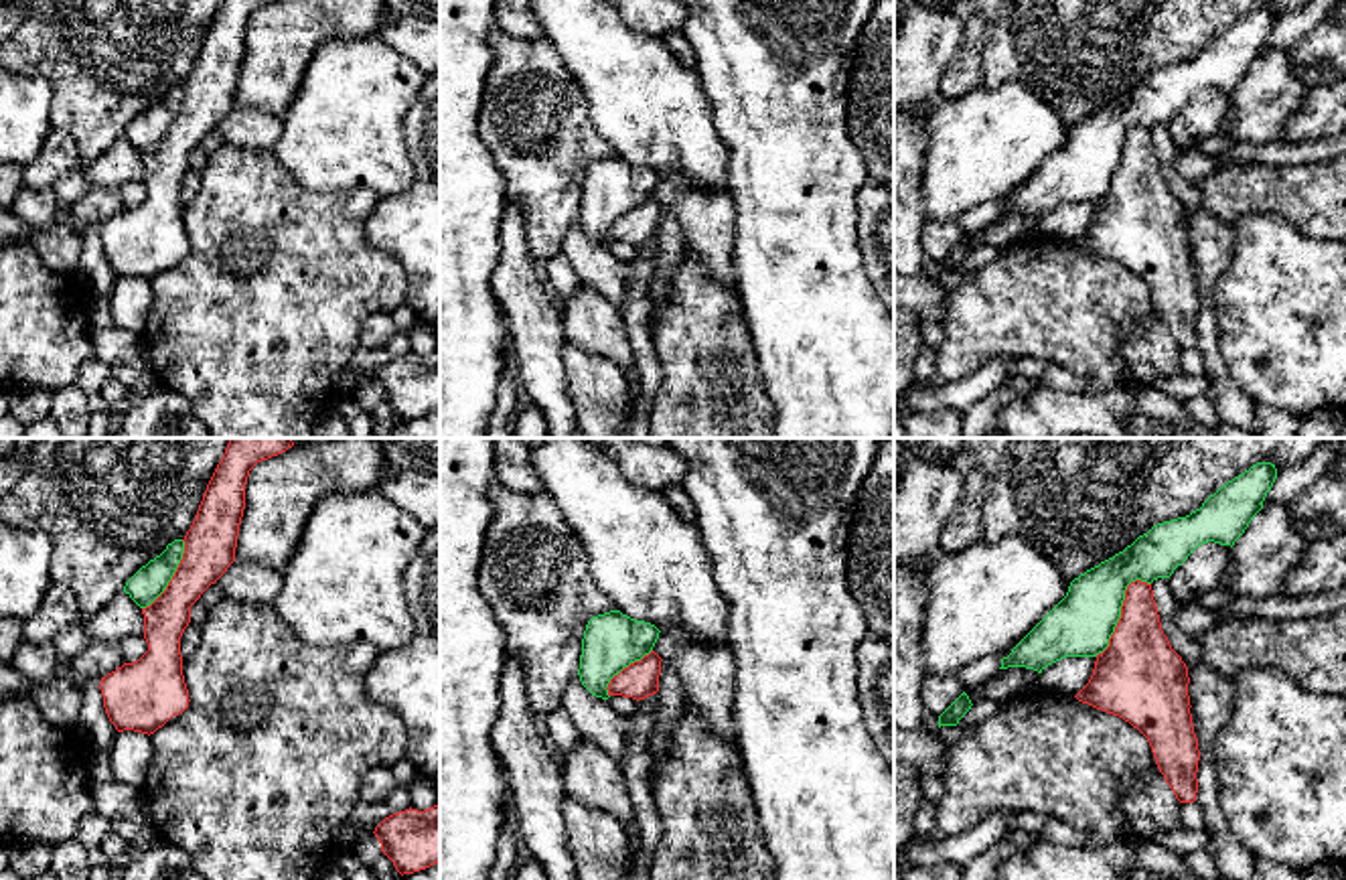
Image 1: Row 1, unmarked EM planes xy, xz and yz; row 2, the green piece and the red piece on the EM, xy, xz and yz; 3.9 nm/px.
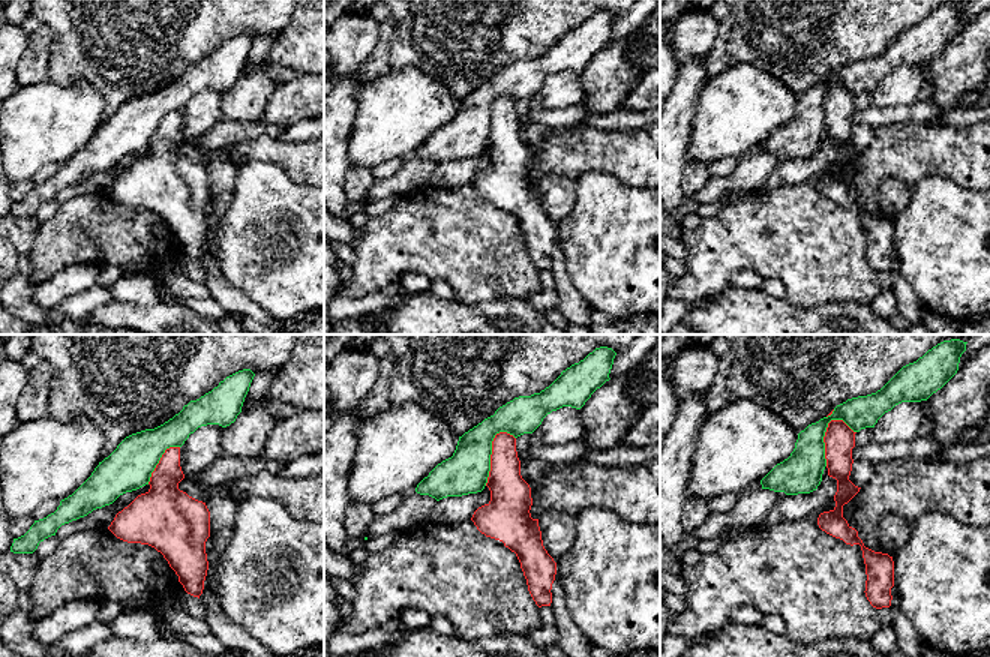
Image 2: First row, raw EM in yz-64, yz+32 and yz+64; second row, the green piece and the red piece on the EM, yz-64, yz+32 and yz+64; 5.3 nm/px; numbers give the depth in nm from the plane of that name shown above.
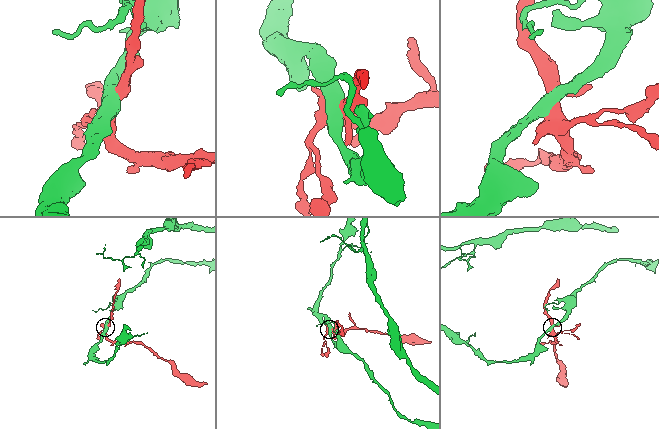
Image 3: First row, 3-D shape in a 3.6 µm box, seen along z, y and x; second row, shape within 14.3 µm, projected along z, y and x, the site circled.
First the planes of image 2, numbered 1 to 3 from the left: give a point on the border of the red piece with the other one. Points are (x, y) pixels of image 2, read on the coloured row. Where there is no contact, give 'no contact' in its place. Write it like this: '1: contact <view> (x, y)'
1: contact yz-64 (159, 459)
2: contact yz+32 (491, 453)
3: contact yz+64 (822, 438)

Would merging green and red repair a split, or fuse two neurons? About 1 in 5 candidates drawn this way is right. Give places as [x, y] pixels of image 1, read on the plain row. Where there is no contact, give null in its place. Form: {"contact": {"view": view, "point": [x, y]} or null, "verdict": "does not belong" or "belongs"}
{"contact": {"view": "yz", "point": [1119, 157]}, "verdict": "does not belong"}

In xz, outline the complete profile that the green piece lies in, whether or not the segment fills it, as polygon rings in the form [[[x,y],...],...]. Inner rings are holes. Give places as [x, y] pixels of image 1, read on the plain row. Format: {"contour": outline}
{"contour": [[[620,156],[592,162],[586,170],[580,201],[580,227],[596,243],[608,245],[608,229],[624,213],[649,201],[659,174]]]}

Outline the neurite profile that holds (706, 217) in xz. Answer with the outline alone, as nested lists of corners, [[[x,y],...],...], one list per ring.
[[[681,174],[659,178],[653,197],[675,217],[701,268],[738,292],[732,264],[736,211],[728,191],[709,191]]]

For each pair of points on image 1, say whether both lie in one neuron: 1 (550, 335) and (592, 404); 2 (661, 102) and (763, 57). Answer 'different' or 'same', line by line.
1: different
2: different

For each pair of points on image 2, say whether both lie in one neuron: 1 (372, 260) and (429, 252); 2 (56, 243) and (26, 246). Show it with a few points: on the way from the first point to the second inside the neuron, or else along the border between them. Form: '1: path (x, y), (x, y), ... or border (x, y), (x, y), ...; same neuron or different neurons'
1: path (386, 255), (416, 252); same neuron
2: border (41, 222), (29, 255); different neurons

